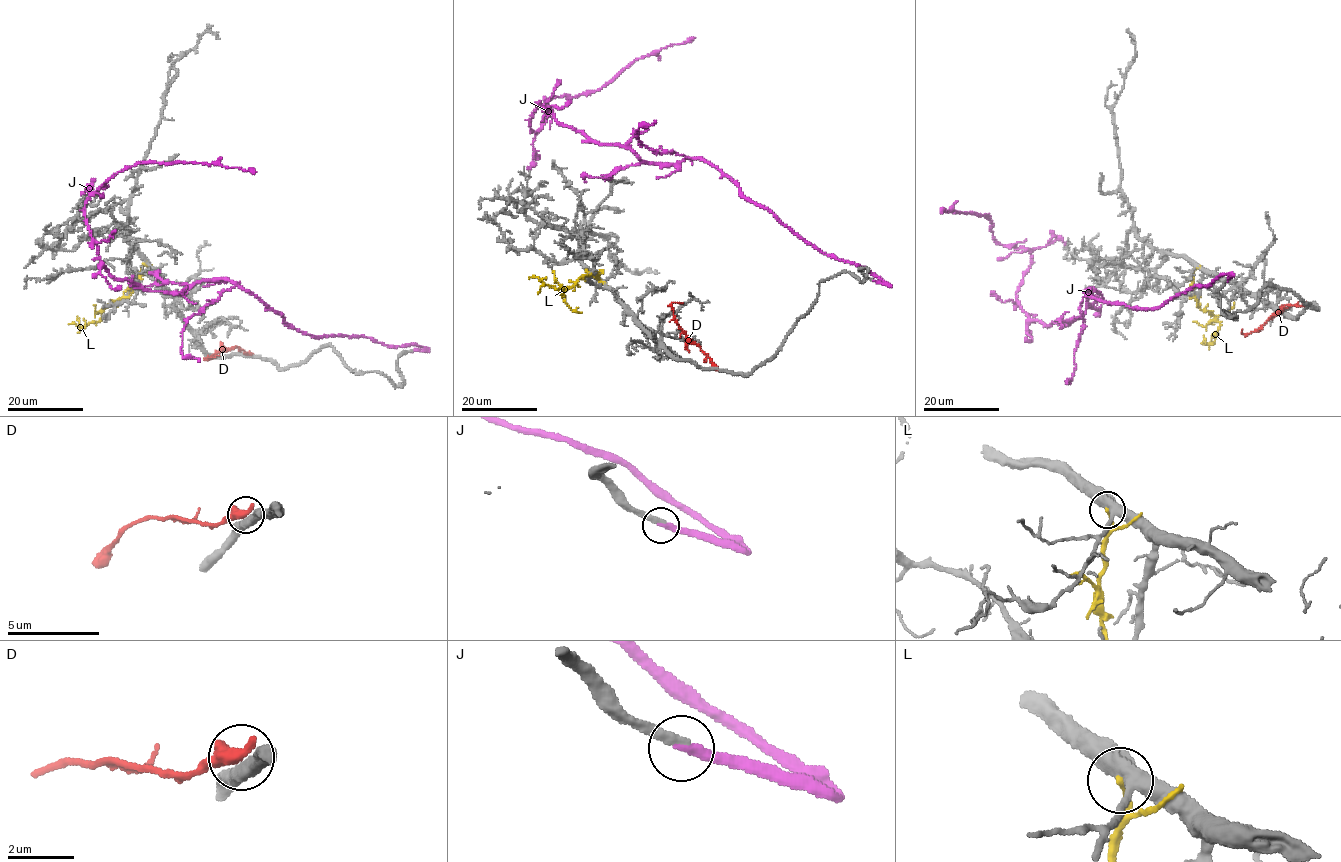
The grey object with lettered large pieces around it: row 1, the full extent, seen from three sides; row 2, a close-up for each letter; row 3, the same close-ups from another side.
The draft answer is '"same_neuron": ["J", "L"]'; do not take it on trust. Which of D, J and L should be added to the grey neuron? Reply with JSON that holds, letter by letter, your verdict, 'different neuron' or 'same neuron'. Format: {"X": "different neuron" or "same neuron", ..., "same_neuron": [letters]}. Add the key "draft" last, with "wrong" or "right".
{"D": "different neuron", "J": "same neuron", "L": "different neuron", "same_neuron": ["J"], "draft": "wrong"}

